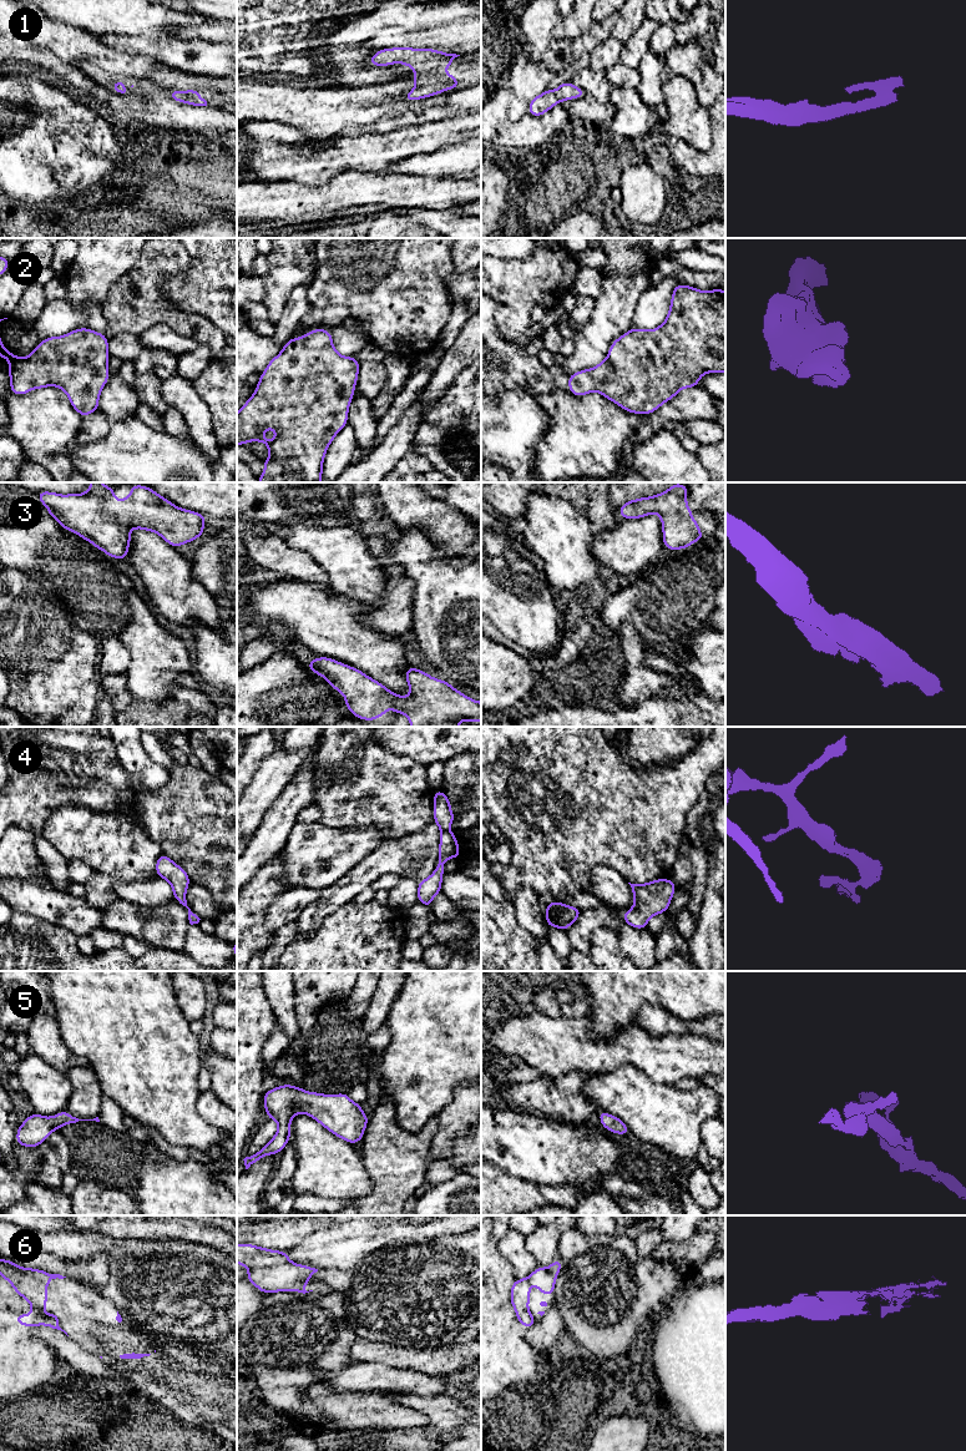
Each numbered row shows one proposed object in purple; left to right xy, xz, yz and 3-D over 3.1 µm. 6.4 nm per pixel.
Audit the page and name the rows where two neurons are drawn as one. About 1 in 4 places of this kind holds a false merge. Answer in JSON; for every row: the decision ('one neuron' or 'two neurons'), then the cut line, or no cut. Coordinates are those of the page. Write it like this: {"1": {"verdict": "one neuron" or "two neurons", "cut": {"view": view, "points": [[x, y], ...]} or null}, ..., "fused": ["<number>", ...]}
{"1": {"verdict": "one neuron", "cut": null}, "2": {"verdict": "one neuron", "cut": null}, "3": {"verdict": "one neuron", "cut": null}, "4": {"verdict": "one neuron", "cut": null}, "5": {"verdict": "one neuron", "cut": null}, "6": {"verdict": "one neuron", "cut": null}, "fused": []}

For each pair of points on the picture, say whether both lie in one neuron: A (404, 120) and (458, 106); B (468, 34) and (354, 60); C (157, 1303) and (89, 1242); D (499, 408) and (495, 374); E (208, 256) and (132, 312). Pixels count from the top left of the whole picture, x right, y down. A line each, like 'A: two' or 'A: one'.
A: one
B: one
C: one
D: two
E: two

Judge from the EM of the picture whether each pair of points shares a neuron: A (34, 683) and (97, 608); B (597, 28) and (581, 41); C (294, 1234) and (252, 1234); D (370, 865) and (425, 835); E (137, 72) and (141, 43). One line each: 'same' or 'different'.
A: different
B: same
C: same
D: same
E: different

